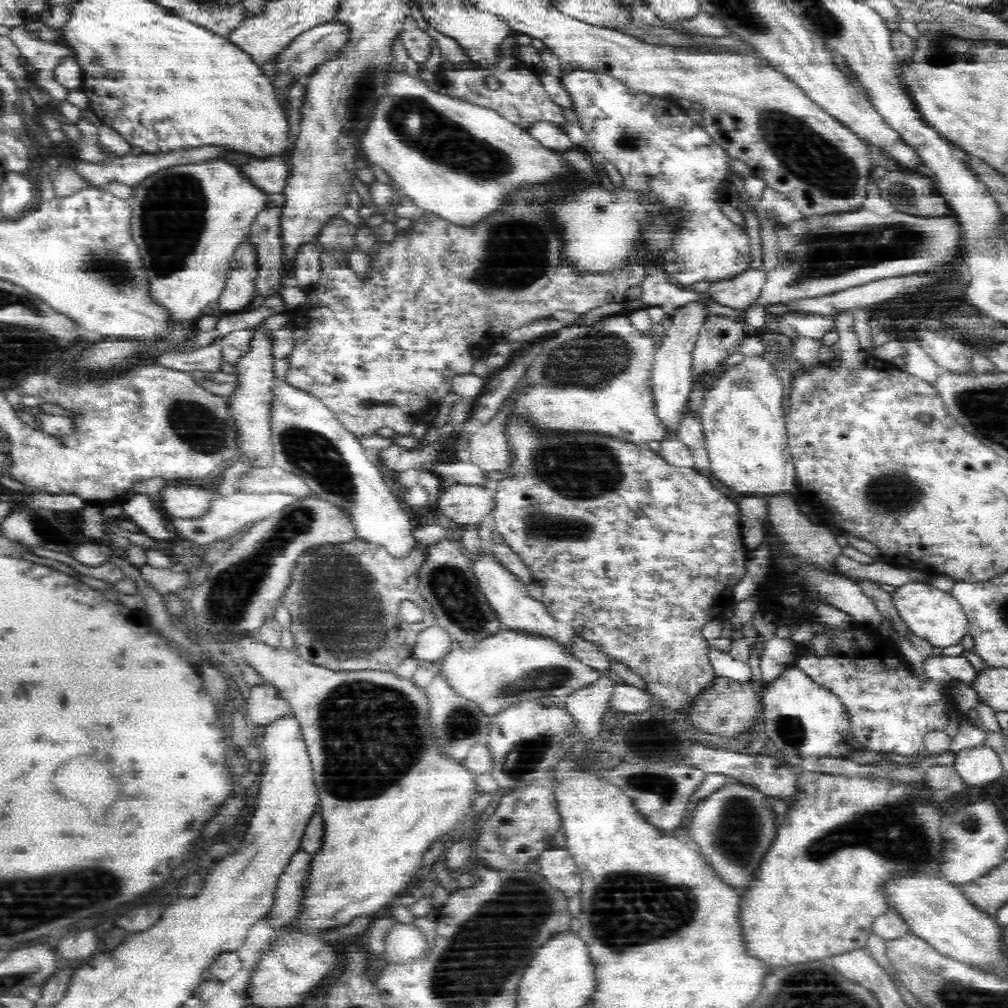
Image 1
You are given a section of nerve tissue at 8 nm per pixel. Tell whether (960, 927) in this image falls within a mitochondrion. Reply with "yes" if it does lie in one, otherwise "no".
no

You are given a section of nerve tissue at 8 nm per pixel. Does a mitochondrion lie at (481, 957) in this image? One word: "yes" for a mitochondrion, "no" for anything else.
yes

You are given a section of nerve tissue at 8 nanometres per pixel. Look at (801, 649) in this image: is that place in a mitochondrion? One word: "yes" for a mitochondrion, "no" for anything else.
no

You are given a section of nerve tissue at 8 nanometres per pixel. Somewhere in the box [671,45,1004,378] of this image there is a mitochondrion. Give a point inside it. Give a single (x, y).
(823, 256)

